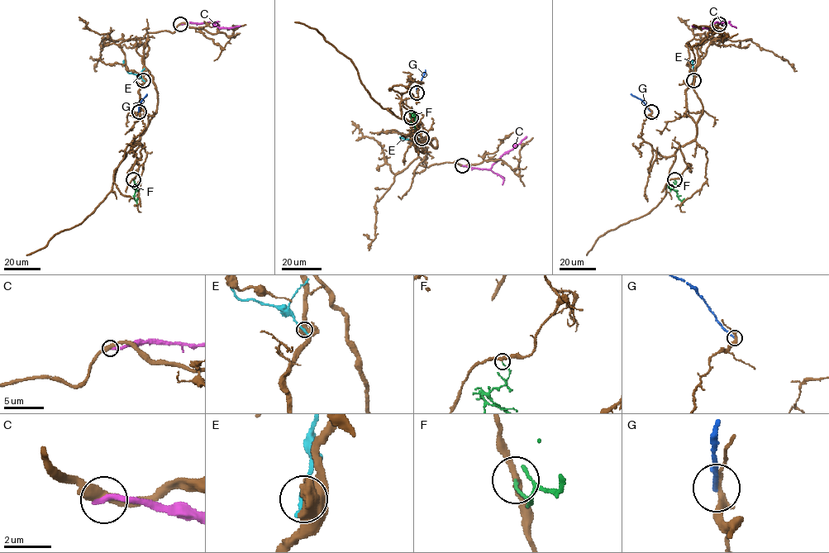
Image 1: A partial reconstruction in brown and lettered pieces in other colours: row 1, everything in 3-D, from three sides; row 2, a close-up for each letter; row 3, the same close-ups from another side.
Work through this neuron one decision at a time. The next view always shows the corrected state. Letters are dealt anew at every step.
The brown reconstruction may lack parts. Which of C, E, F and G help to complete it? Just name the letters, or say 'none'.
F

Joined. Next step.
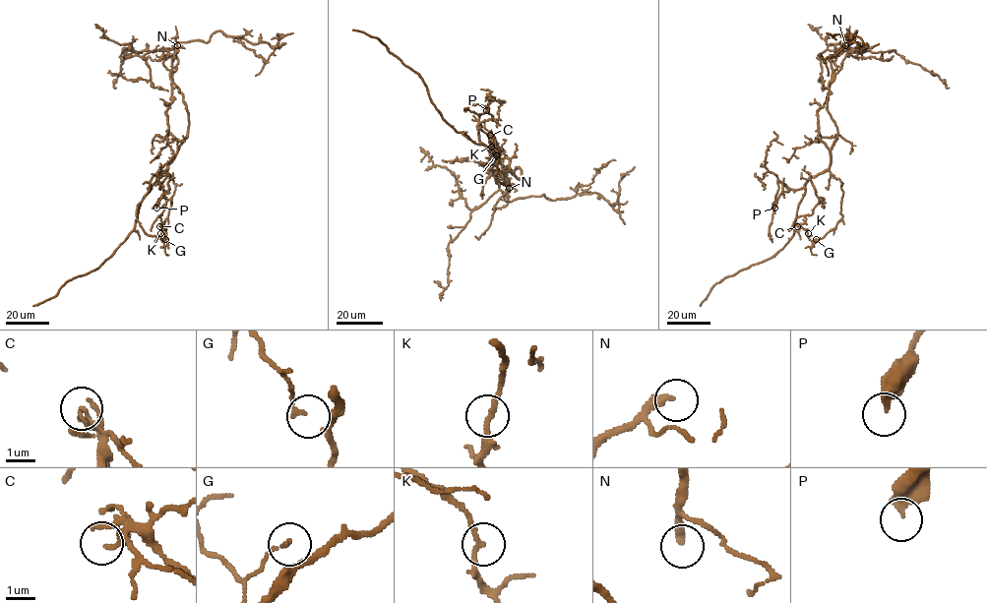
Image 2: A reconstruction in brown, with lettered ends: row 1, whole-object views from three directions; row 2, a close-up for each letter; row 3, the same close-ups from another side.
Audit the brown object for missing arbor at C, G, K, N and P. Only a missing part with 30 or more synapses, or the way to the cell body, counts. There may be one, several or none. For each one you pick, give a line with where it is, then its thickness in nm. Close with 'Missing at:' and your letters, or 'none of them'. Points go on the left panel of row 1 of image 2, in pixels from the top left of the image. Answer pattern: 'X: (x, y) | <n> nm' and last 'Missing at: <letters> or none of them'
N: (177, 45) | 280 nm
P: (156, 208) | 400 nm
Missing at: N, P

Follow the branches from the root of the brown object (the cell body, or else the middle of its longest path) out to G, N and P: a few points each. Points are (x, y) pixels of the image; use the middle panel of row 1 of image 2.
G: (503, 158), (509, 160), (508, 170), (498, 170), (506, 185), (495, 179), (498, 153), (494, 151), (496, 155)
N: (503, 158), (497, 157), (509, 188)
P: (503, 158), (509, 160), (507, 171), (498, 169), (489, 150), (479, 141), (477, 126), (494, 119), (486, 110)

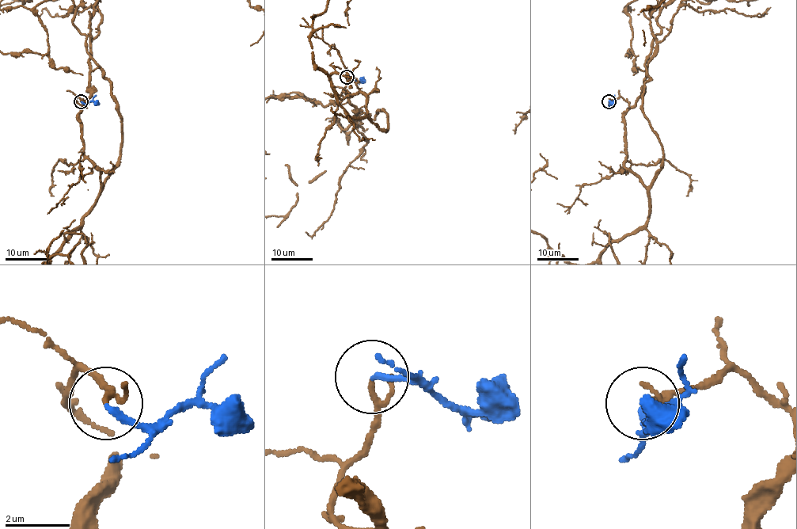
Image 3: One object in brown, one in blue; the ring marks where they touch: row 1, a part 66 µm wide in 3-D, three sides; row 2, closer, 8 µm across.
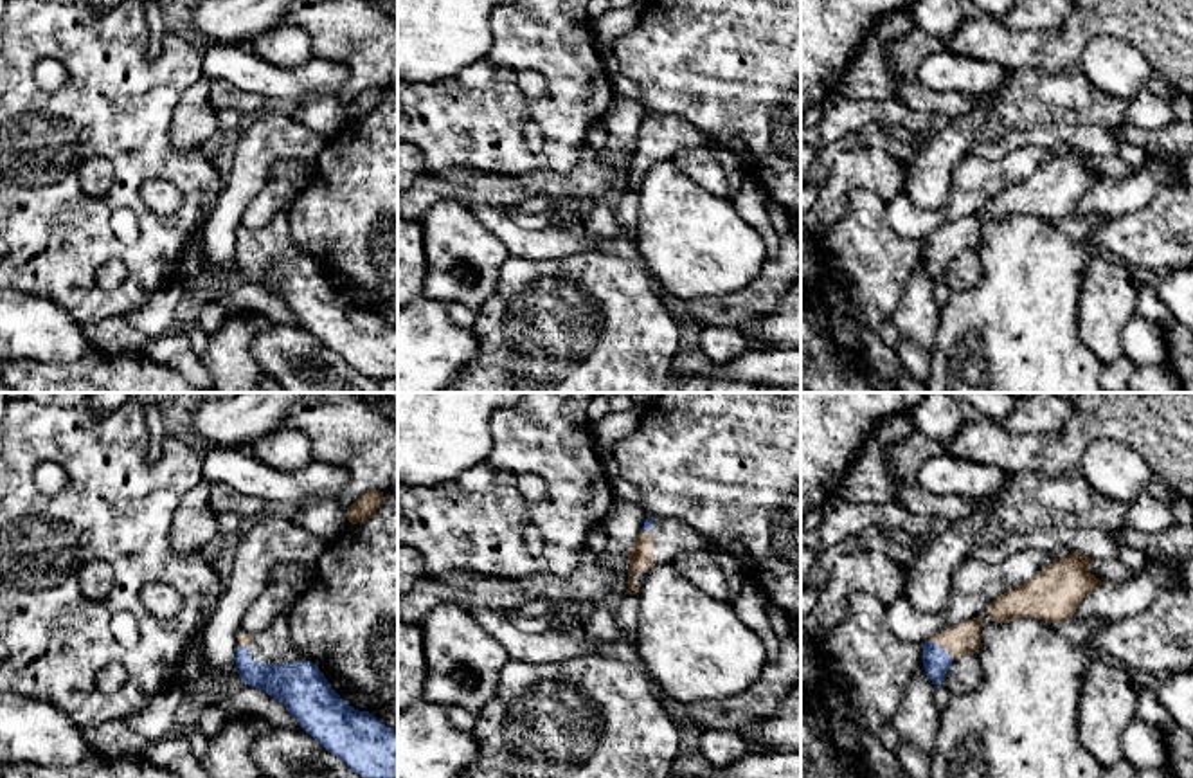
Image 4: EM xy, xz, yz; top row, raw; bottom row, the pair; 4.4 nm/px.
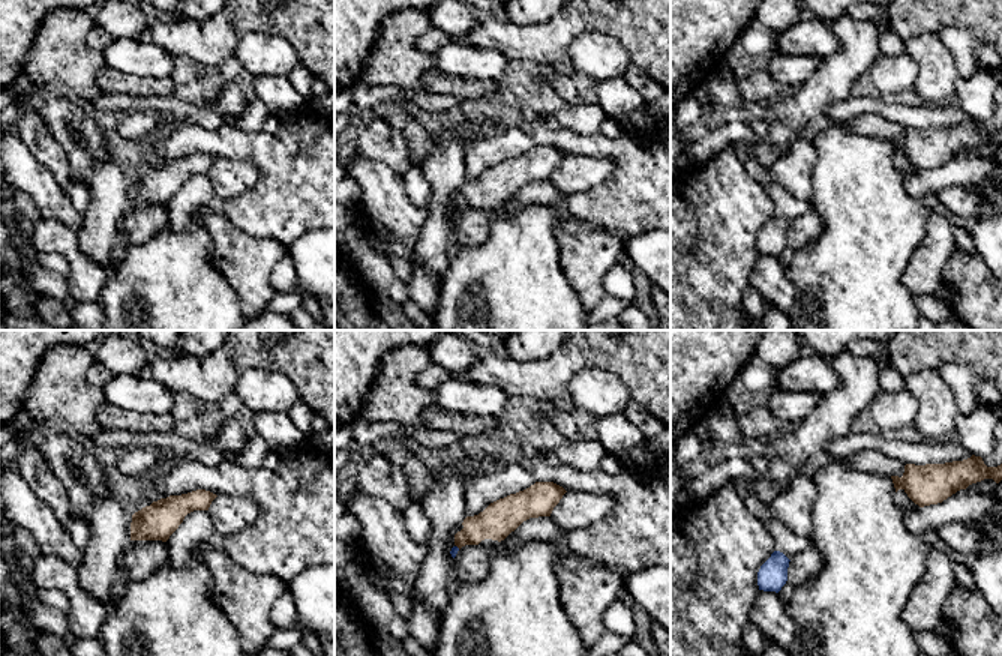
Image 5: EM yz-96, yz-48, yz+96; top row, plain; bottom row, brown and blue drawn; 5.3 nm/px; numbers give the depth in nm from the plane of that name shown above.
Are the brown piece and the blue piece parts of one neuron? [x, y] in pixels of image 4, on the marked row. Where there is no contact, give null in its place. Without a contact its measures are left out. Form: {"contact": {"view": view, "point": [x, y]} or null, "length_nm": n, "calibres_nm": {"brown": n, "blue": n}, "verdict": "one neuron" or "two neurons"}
{"contact": {"view": "yz", "point": [941, 647]}, "length_nm": 150, "calibres_nm": {"brown": 140, "blue": 120}, "verdict": "one neuron"}

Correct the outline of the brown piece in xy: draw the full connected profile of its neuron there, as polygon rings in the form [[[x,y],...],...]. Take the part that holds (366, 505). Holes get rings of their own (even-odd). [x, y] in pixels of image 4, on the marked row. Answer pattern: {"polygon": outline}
{"polygon": [[[369,490],[362,493],[349,508],[347,508],[347,520],[351,524],[363,522],[371,519],[376,510],[381,506],[383,492]]]}

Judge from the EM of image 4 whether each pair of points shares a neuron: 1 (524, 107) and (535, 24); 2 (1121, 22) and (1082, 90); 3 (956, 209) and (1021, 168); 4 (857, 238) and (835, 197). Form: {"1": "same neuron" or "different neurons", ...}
{"1": "same neuron", "2": "different neurons", "3": "same neuron", "4": "different neurons"}

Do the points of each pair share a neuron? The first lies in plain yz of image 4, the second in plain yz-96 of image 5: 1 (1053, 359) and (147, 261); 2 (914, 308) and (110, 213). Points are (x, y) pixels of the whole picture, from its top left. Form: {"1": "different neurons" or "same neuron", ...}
{"1": "same neuron", "2": "same neuron"}

